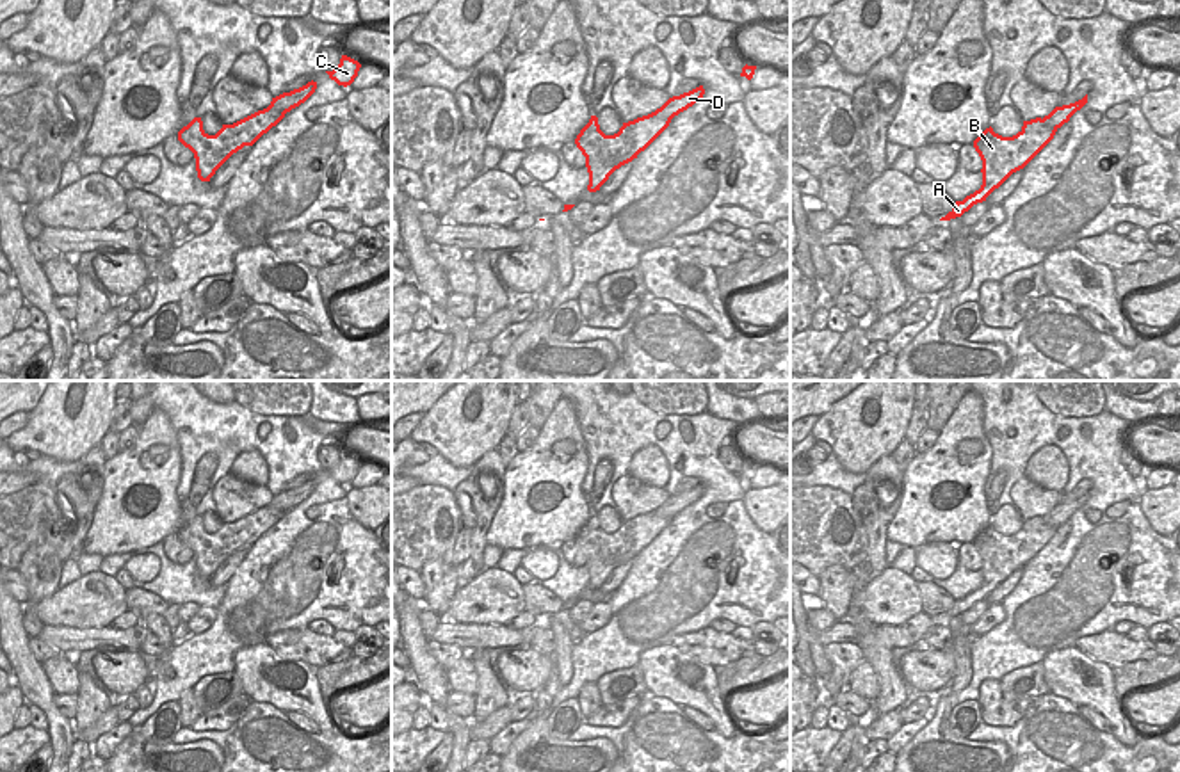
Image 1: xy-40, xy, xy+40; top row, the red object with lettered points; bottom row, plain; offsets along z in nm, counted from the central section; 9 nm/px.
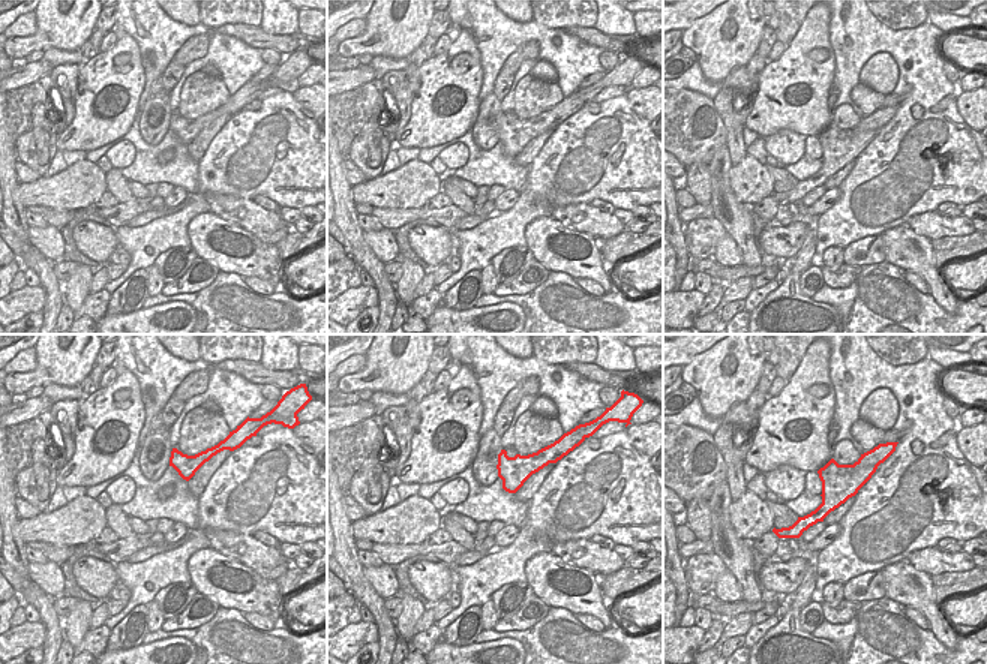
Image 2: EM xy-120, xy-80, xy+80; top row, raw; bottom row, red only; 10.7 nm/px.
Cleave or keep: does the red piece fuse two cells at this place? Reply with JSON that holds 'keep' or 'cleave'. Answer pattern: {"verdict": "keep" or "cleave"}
{"verdict": "cleave"}

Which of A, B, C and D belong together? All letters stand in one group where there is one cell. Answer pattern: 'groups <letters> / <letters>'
groups A B / C D

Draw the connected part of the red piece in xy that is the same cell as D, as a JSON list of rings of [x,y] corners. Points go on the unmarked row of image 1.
[[[699,484],[689,491],[683,491],[680,495],[673,495],[660,507],[657,507],[655,512],[660,518],[671,519],[675,514],[687,509],[694,502],[698,502],[703,496],[703,493],[705,493],[705,487],[703,487],[703,484]]]

